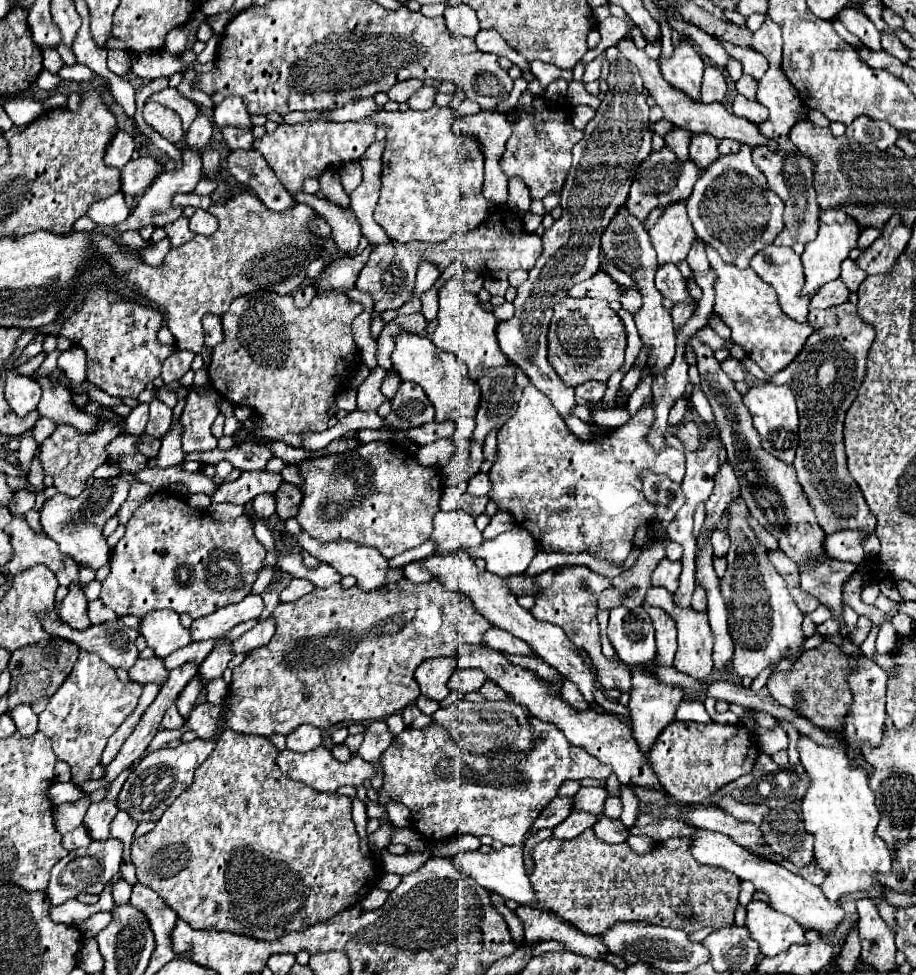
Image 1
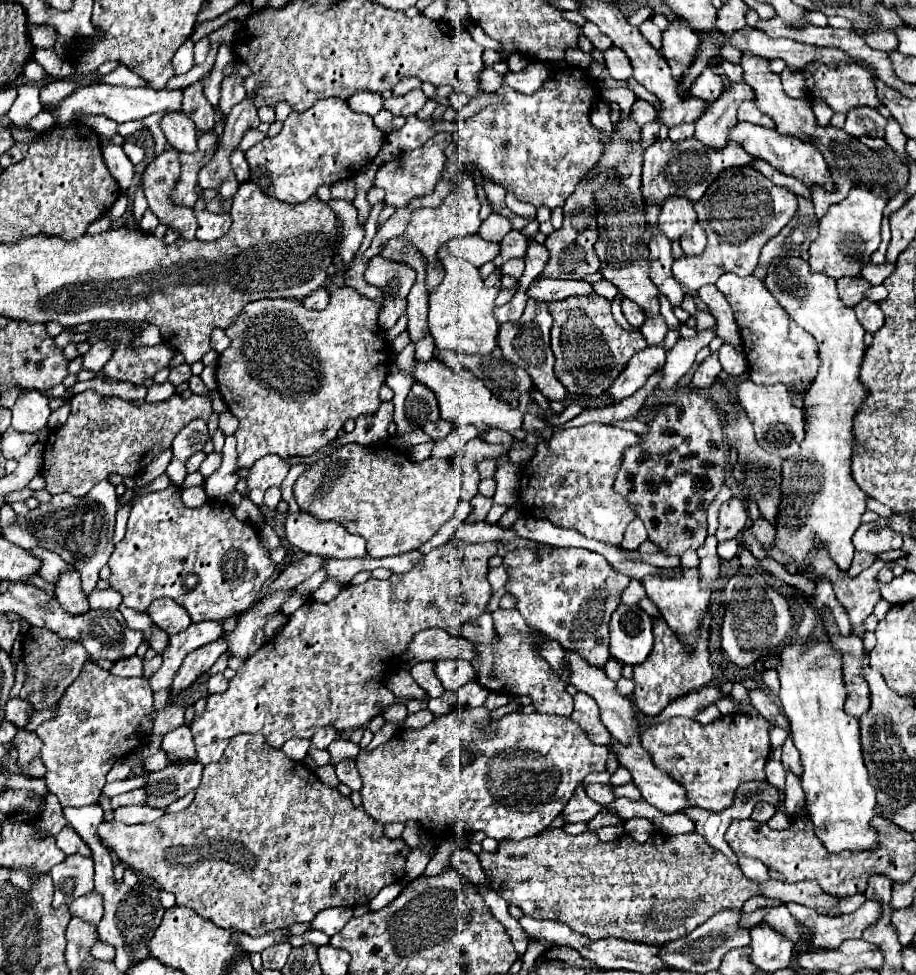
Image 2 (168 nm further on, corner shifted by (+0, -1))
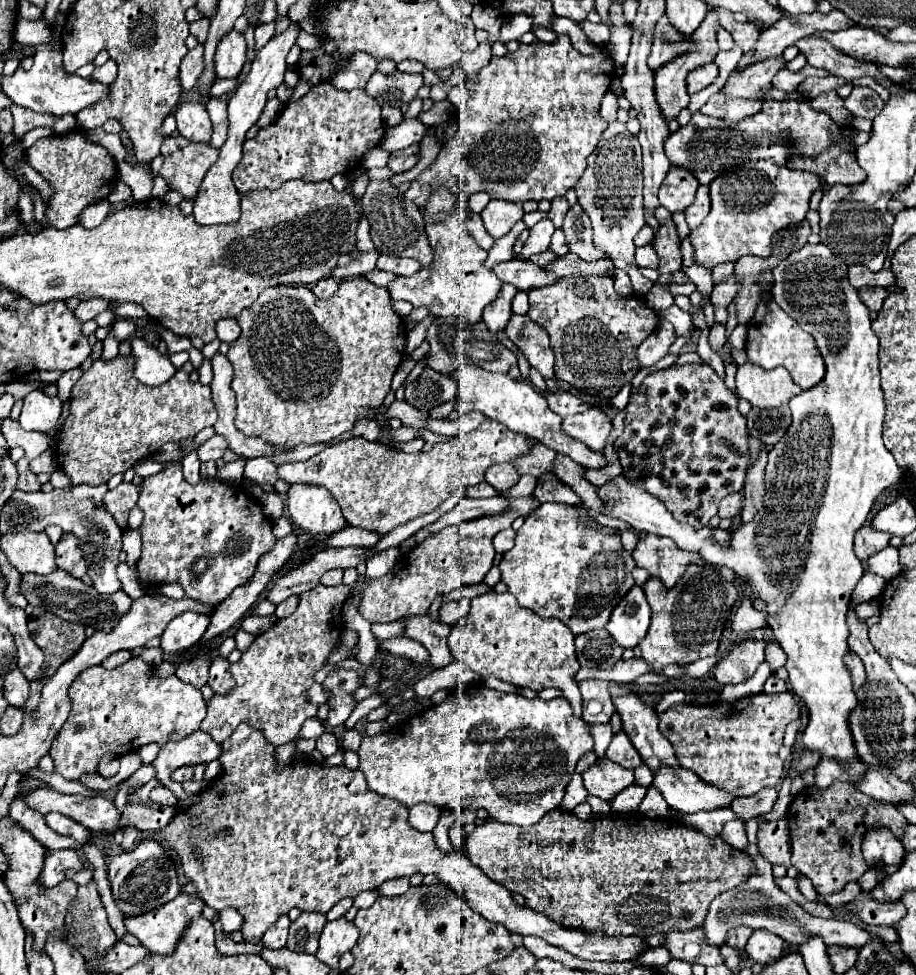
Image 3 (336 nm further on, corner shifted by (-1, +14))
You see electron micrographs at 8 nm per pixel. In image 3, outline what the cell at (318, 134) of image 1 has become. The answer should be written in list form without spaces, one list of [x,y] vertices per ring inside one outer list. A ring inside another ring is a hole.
[[[331,83],[315,85],[299,101],[289,101],[281,115],[267,127],[259,129],[253,139],[243,143],[243,159],[233,171],[233,183],[239,195],[247,195],[255,189],[279,189],[285,181],[329,181],[337,173],[349,173],[361,165],[363,155],[377,147],[385,135],[385,123],[381,119],[381,107],[365,91],[337,91]]]

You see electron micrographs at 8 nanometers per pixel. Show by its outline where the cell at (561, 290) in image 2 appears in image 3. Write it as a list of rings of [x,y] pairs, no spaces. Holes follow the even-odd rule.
[[[511,259],[505,263],[499,263],[493,267],[493,273],[503,281],[503,283],[511,283],[521,291],[529,291],[535,287],[545,287],[551,285],[555,281],[559,281],[553,273],[523,261],[523,259]]]

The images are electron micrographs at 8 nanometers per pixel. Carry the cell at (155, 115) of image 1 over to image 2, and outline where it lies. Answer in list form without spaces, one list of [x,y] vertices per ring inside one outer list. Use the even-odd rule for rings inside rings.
[[[168,112],[160,120],[160,128],[166,140],[180,152],[196,150],[196,128],[182,112]]]

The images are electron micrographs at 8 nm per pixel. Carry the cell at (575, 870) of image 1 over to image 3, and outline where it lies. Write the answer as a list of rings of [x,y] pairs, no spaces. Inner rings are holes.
[[[553,809],[553,813],[545,813],[545,817],[537,825],[529,825],[529,827],[499,823],[499,821],[493,821],[489,817],[481,825],[477,825],[473,833],[467,833],[465,853],[473,865],[483,869],[493,881],[505,885],[505,889],[509,889],[509,893],[523,895],[525,905],[529,905],[529,909],[533,909],[537,913],[545,913],[545,917],[551,917],[551,921],[555,921],[567,929],[581,929],[585,933],[595,933],[595,931],[599,933],[601,931],[609,937],[627,937],[627,935],[647,935],[649,937],[649,935],[657,935],[657,933],[697,929],[703,925],[711,901],[717,895],[721,895],[723,891],[735,889],[737,885],[745,883],[747,877],[751,875],[751,871],[755,869],[753,861],[743,851],[733,849],[721,837],[705,837],[703,833],[699,833],[691,827],[685,827],[683,823],[667,821],[667,819],[647,819],[641,813],[633,813],[633,815],[625,817],[623,825],[621,825],[621,821],[617,823],[613,819],[579,819],[571,811],[563,811],[563,809]]]

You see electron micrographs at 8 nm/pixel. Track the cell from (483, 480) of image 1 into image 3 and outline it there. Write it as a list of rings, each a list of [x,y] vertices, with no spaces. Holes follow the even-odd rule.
[[[497,463],[485,473],[485,481],[491,483],[499,493],[505,493],[519,481],[519,473],[513,463]]]

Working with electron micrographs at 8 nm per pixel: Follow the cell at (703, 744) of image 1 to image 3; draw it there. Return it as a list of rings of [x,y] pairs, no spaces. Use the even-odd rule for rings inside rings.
[[[793,693],[749,695],[735,703],[687,705],[679,703],[659,715],[659,729],[671,741],[681,767],[699,775],[705,783],[725,789],[737,797],[749,797],[765,787],[777,787],[785,763],[777,751],[783,745],[785,727],[801,715]]]

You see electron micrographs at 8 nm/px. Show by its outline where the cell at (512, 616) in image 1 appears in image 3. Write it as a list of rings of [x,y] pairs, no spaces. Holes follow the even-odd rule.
[[[611,683],[611,695],[613,695],[613,703],[623,719],[623,729],[625,733],[629,735],[631,743],[635,745],[635,749],[639,751],[639,755],[643,757],[643,763],[651,769],[651,771],[657,771],[661,765],[667,765],[667,767],[677,767],[677,757],[675,757],[675,751],[673,751],[673,745],[663,737],[663,733],[657,729],[657,713],[645,705],[633,691],[629,685],[619,685],[619,683]]]

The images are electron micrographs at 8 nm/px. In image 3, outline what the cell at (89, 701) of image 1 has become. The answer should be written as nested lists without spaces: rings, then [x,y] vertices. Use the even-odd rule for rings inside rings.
[[[141,657],[129,659],[125,665],[115,667],[115,669],[105,669],[101,665],[95,665],[87,671],[83,671],[71,685],[69,689],[69,699],[71,699],[71,713],[67,721],[61,727],[59,739],[53,741],[49,755],[53,757],[55,771],[63,775],[67,781],[79,781],[79,777],[91,771],[97,771],[97,761],[105,753],[131,753],[137,751],[139,747],[147,743],[157,743],[163,745],[165,741],[177,741],[189,733],[195,733],[205,719],[207,705],[195,685],[183,683],[175,675],[167,679],[159,679],[155,675],[155,669],[147,665]]]

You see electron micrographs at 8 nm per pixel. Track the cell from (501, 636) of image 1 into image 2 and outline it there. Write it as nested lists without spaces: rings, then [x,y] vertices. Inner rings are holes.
[[[486,612],[474,622],[464,624],[462,636],[474,644],[496,644],[496,640],[500,640],[500,636],[496,636],[496,628],[494,628],[494,620],[490,612]]]

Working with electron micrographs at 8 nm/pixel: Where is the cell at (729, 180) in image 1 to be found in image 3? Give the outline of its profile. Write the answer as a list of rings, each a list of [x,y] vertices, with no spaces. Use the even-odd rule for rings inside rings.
[[[747,161],[741,167],[733,167],[725,173],[721,173],[711,185],[711,211],[705,217],[705,221],[689,233],[693,249],[695,249],[695,261],[703,267],[715,267],[721,263],[737,261],[743,255],[757,255],[757,257],[769,257],[771,255],[771,239],[777,231],[801,225],[805,221],[805,215],[809,211],[809,199],[811,195],[821,189],[825,183],[821,177],[805,171],[795,171],[789,167],[781,167],[775,161]]]

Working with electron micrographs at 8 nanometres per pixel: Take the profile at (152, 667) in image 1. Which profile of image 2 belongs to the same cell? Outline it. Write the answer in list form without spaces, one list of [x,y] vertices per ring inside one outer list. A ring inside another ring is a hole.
[[[130,656],[130,658],[124,658],[124,660],[116,662],[110,672],[112,672],[114,676],[122,676],[122,678],[142,676],[142,672],[144,672],[144,662],[142,662],[142,658],[138,658],[138,656]]]

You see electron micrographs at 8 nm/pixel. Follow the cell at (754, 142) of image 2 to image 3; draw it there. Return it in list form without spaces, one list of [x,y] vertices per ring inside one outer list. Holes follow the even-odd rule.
[[[835,145],[817,157],[793,157],[787,165],[815,173],[823,177],[827,185],[857,185],[865,181],[865,171],[857,165],[855,153],[847,153]]]

